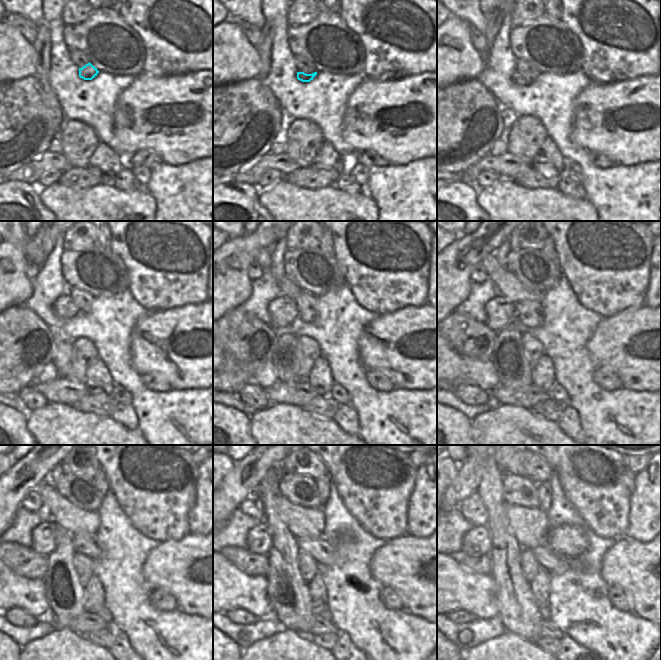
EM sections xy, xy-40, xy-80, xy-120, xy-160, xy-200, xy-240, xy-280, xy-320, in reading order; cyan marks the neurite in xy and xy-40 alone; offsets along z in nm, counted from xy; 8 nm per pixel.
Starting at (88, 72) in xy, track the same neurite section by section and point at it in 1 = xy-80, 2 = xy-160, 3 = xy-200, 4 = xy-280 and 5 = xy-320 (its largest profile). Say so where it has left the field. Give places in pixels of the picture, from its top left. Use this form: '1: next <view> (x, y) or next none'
1: next xy-80 (518, 79)
2: next xy-160 (283, 310)
3: next xy-200 (500, 312)
4: next xy-280 (258, 538)
5: next xy-320 (477, 542)

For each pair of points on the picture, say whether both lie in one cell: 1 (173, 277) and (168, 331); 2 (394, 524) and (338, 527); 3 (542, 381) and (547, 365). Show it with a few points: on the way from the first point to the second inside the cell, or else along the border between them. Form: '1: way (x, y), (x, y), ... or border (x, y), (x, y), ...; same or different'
1: border (193, 303), (167, 309), (156, 309), (149, 312); different
2: border (346, 507), (350, 515), (364, 529), (380, 539); different
3: way (543, 377), (543, 369); same

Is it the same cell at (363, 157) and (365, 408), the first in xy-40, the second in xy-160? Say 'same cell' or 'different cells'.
different cells

